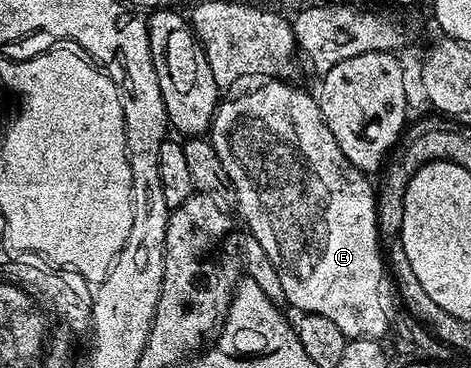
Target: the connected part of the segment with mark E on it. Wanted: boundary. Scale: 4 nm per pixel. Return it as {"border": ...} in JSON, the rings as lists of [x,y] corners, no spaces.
{"border":[[[266,80],[263,86],[258,86],[255,90],[250,90],[247,94],[242,94],[239,98],[230,98],[227,100],[219,101],[218,111],[214,113],[214,119],[210,125],[208,131],[208,137],[216,148],[216,153],[220,155],[220,160],[224,164],[224,168],[228,171],[228,180],[232,187],[232,198],[233,201],[238,201],[238,210],[242,213],[242,218],[246,221],[246,226],[249,233],[256,239],[260,240],[260,248],[264,248],[264,252],[268,255],[268,260],[272,260],[272,264],[276,268],[276,276],[280,276],[280,285],[284,287],[284,296],[286,297],[287,303],[292,307],[295,306],[295,311],[304,314],[315,314],[316,316],[325,316],[327,320],[332,320],[332,324],[336,324],[336,328],[340,328],[340,332],[344,332],[344,336],[347,340],[351,338],[372,338],[375,340],[385,339],[388,331],[391,329],[392,323],[396,317],[396,311],[394,311],[394,302],[396,306],[396,287],[392,281],[391,275],[388,273],[387,263],[384,261],[384,250],[380,245],[380,239],[378,236],[378,217],[376,216],[376,190],[372,185],[370,187],[371,179],[367,175],[363,174],[361,170],[357,170],[351,162],[344,156],[344,152],[340,152],[340,144],[336,144],[336,136],[332,136],[332,132],[328,132],[328,124],[324,120],[324,116],[320,112],[318,107],[317,97],[313,93],[310,94],[306,90],[300,90],[296,86],[289,86],[291,83],[286,80]]]}

